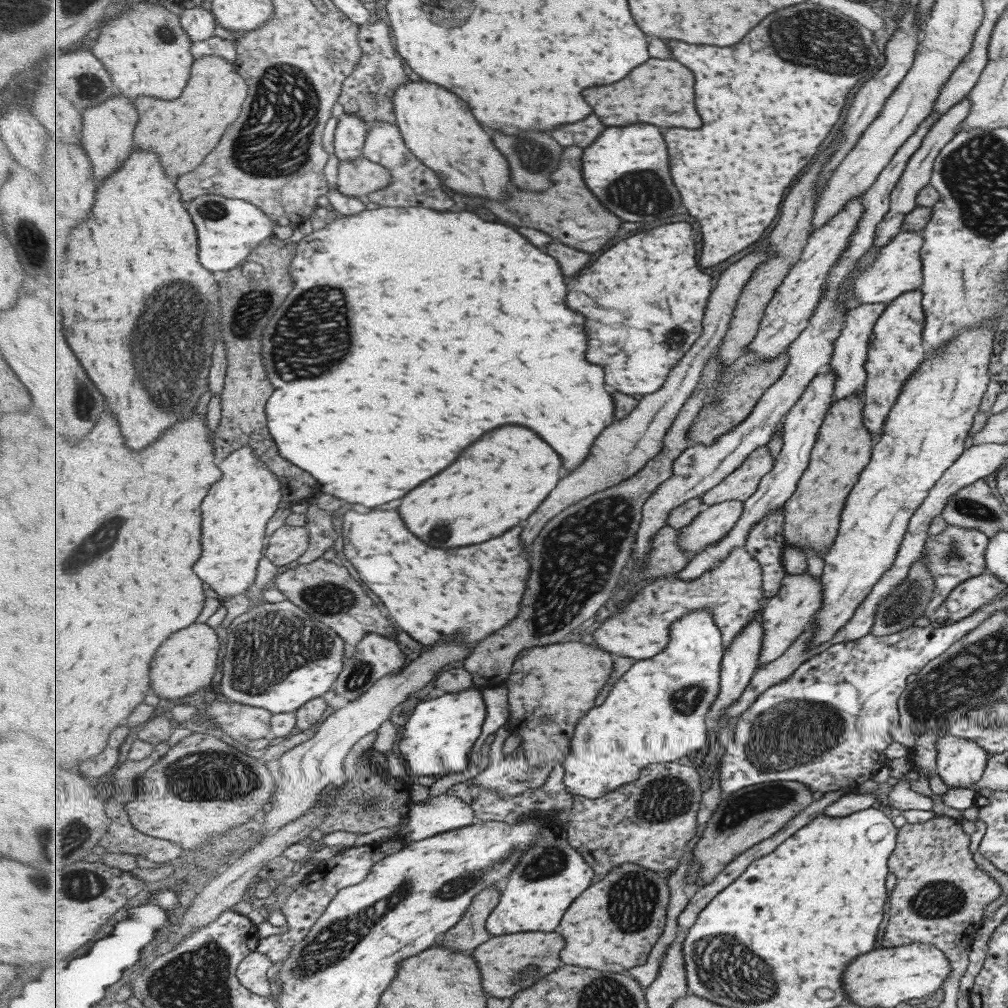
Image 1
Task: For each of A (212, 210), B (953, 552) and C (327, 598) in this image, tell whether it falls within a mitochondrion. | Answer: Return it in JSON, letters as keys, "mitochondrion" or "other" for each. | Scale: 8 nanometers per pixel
{"A":"mitochondrion","B":"mitochondrion","C":"mitochondrion"}

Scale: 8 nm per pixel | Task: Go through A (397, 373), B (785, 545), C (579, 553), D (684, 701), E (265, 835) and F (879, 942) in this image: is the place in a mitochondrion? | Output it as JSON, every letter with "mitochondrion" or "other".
{"A":"other","B":"other","C":"mitochondrion","D":"mitochondrion","E":"other","F":"other"}

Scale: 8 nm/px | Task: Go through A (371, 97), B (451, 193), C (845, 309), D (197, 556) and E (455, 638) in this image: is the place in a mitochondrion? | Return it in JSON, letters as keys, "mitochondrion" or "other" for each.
{"A":"mitochondrion","B":"other","C":"other","D":"other","E":"other"}

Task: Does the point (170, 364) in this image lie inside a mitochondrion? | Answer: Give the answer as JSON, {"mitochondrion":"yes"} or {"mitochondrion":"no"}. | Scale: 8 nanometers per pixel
{"mitochondrion":"yes"}

